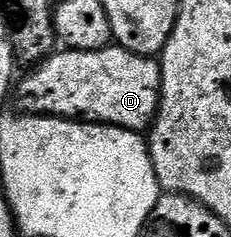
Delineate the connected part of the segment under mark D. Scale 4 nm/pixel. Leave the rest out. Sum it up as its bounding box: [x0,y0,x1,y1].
[16,46,162,134]

